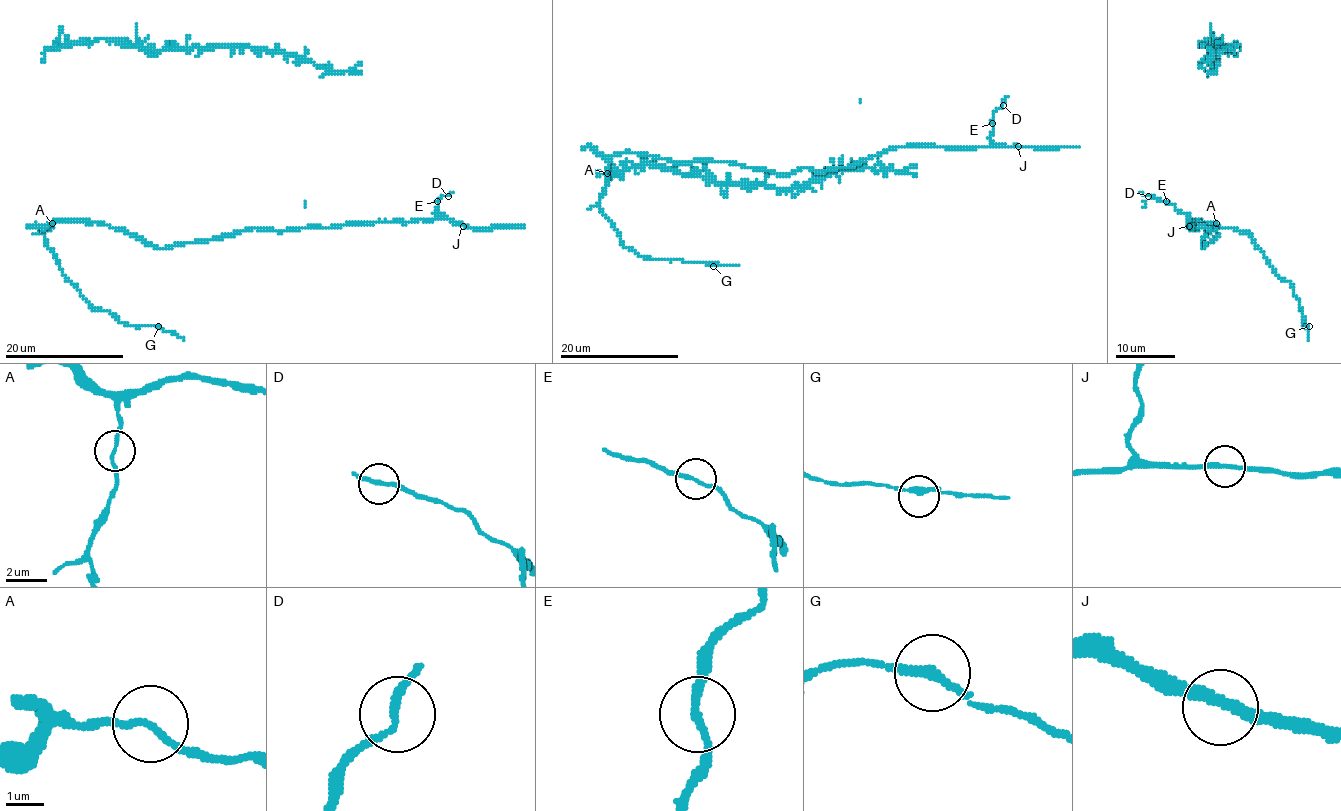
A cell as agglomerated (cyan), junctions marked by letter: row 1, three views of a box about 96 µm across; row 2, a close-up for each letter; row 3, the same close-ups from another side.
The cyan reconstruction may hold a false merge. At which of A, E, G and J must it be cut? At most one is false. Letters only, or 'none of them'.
none of them

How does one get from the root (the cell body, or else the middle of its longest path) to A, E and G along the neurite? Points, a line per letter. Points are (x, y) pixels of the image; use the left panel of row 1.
A: (279, 230), (245, 228), (207, 240), (153, 248), (128, 233), (96, 223), (75, 220), (51, 223)
E: (279, 230), (334, 227), (350, 223), (432, 220), (436, 215), (437, 202)
G: (279, 230), (245, 228), (153, 248), (96, 223), (51, 224), (45, 245), (91, 305), (122, 323), (158, 326)

